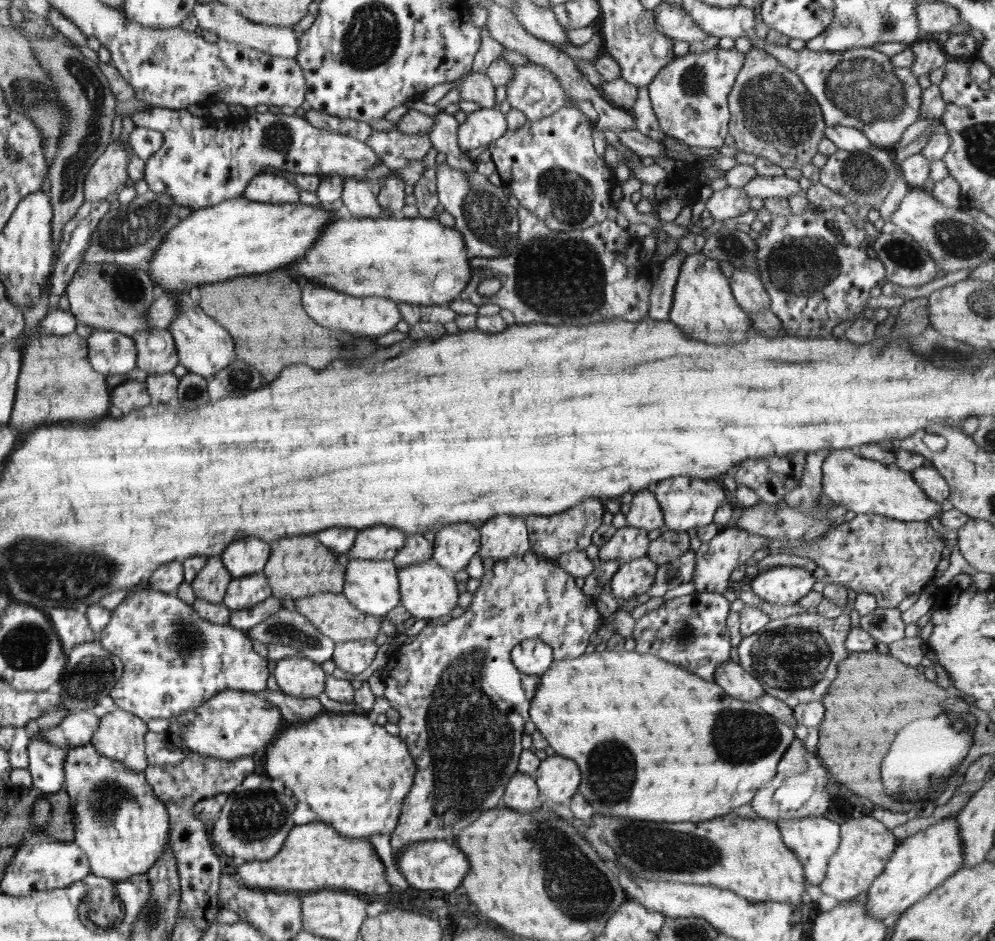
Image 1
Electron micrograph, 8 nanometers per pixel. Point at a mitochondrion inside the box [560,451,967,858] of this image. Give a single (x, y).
(790, 659)

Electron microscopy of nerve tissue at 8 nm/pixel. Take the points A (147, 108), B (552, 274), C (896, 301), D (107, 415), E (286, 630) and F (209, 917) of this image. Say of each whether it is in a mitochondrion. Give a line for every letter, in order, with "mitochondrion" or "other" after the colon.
A: other
B: mitochondrion
C: other
D: other
E: mitochondrion
F: other

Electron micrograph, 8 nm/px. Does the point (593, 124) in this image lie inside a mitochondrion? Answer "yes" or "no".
no

